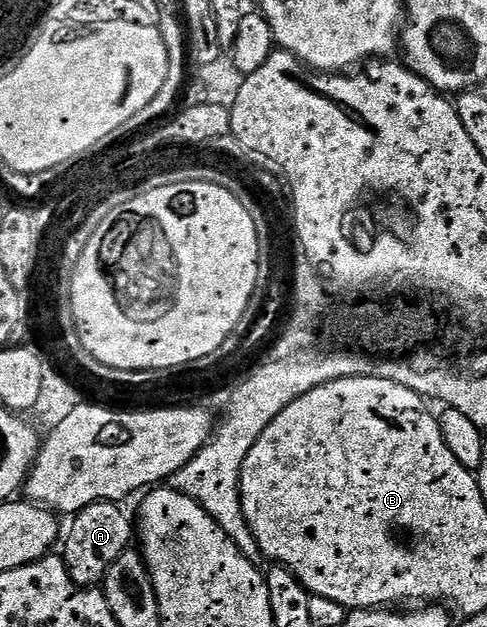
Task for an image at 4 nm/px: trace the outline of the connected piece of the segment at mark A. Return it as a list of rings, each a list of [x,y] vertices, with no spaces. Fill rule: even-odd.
[[[98,502],[78,511],[72,520],[73,528],[65,539],[63,558],[71,581],[82,589],[93,589],[104,584],[109,570],[118,562],[129,539],[129,527],[121,516],[116,502]]]

